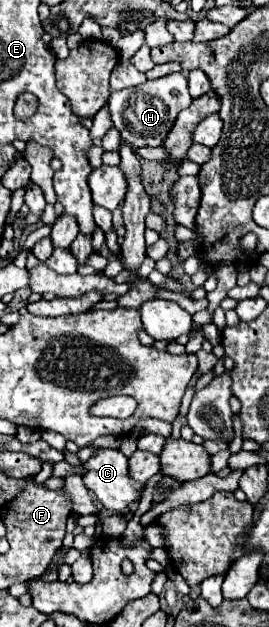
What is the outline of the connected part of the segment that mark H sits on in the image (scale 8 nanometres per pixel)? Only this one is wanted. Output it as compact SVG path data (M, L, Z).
M172 73L154 81L146 81L136 87L128 87L110 95L108 105L112 113L114 127L120 129L124 141L132 143L134 147L160 147L168 131L172 129L178 113L192 103L188 93L188 81L182 73Z

